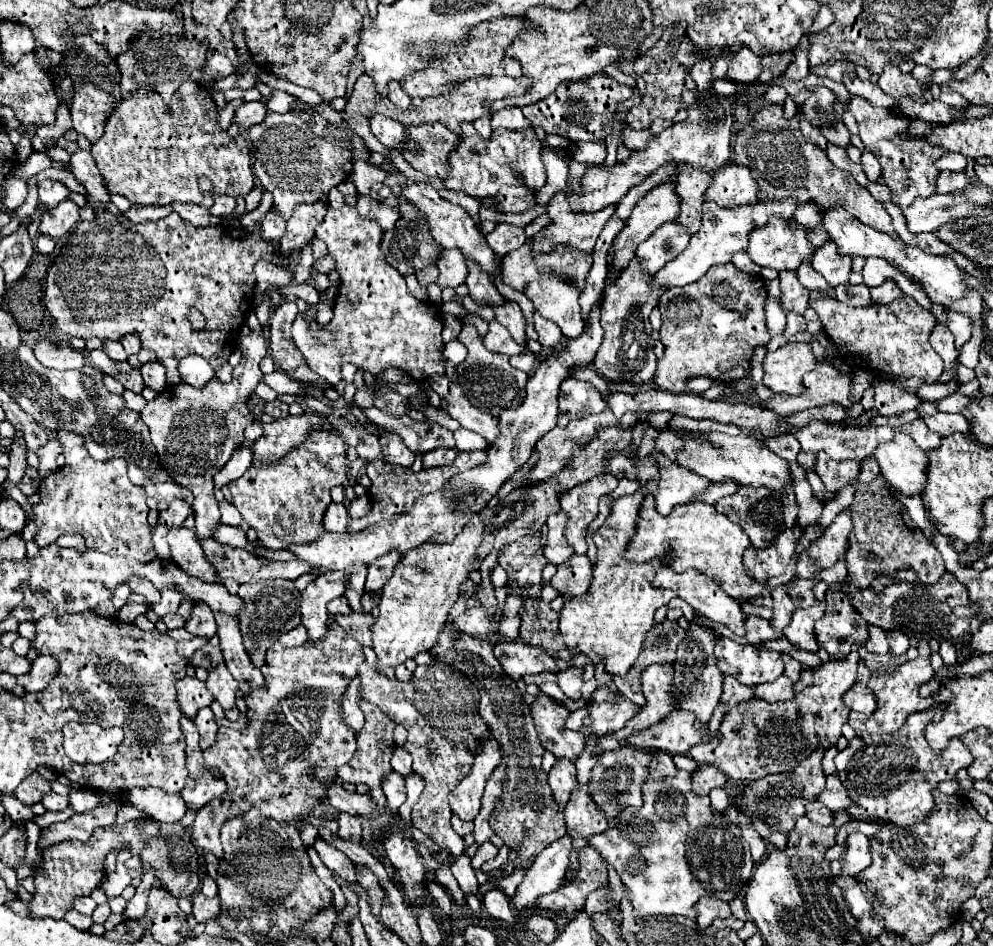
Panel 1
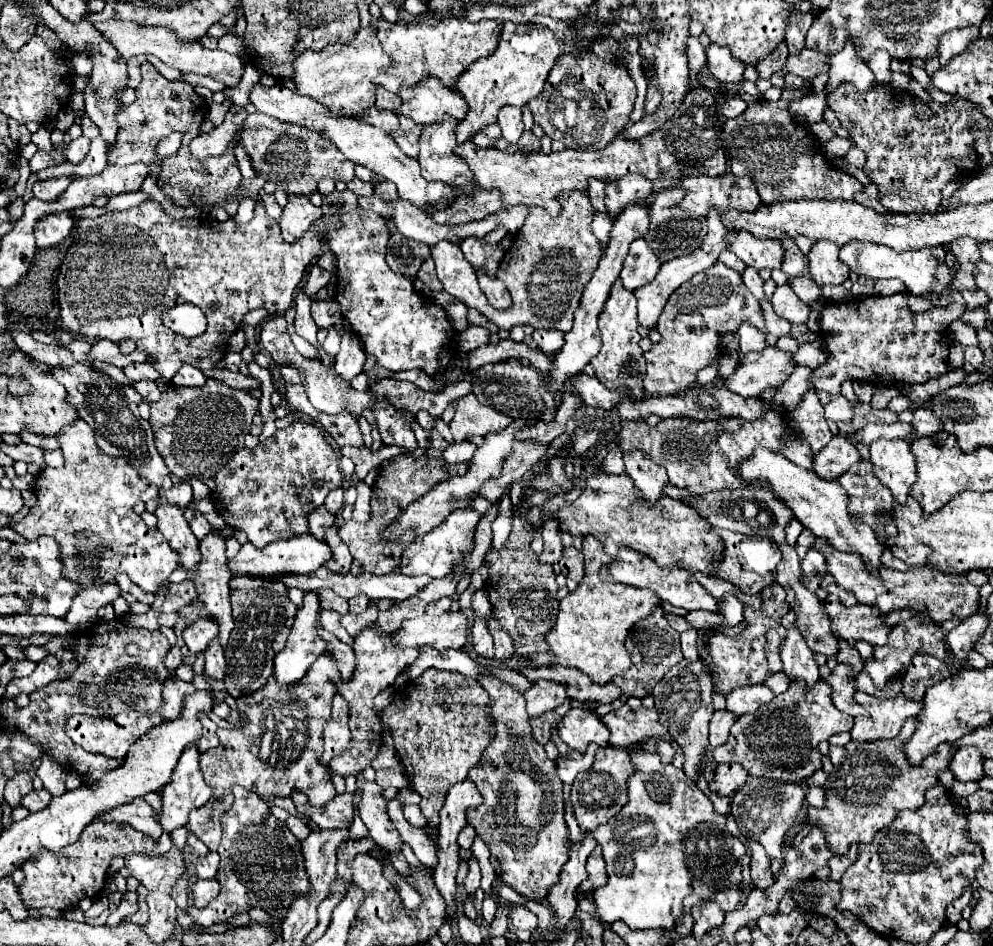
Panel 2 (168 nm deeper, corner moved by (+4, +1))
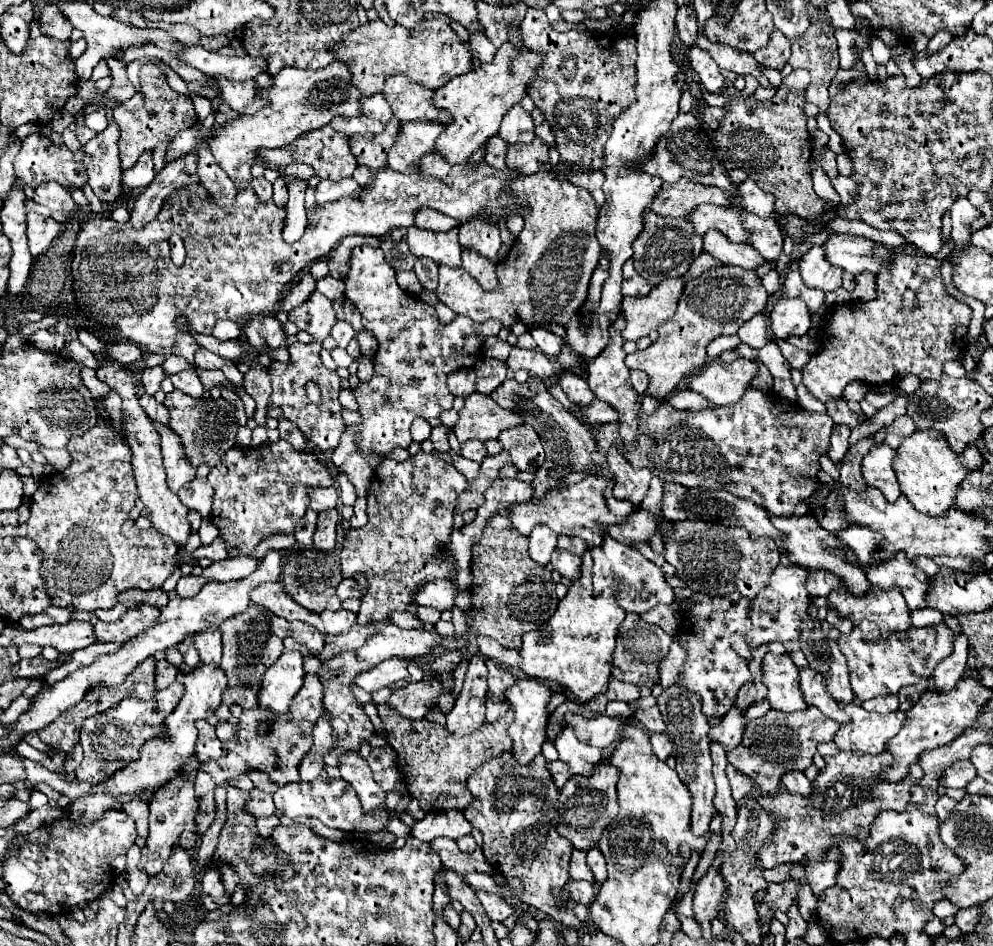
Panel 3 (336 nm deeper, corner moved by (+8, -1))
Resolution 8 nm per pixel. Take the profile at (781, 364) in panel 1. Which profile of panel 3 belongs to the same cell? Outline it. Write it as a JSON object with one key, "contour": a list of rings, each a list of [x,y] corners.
{"contour":[[[737,358],[731,364],[711,360],[699,374],[691,376],[687,388],[701,392],[715,406],[735,404],[743,392],[751,386],[751,380],[759,374],[757,360]]]}

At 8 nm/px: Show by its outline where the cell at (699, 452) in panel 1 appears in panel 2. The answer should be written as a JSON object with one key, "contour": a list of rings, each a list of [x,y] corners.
{"contour":[[[765,448],[757,450],[757,454],[753,454],[753,458],[747,458],[745,462],[741,462],[741,476],[745,476],[745,480],[765,478],[771,484],[773,494],[777,494],[777,498],[781,498],[793,510],[797,520],[807,530],[811,530],[815,536],[821,536],[821,538],[827,538],[829,542],[833,542],[833,546],[837,546],[837,550],[849,550],[849,552],[861,554],[869,572],[879,574],[879,568],[883,566],[881,554],[885,550],[885,544],[877,540],[875,530],[871,526],[855,522],[851,518],[851,510],[847,508],[849,496],[837,480],[823,480],[815,472],[799,468],[797,464],[789,462],[785,456],[765,450]]]}

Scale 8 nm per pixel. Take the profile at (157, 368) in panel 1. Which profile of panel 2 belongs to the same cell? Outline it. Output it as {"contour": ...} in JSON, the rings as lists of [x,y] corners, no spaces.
{"contour":[[[141,380],[141,382],[137,382],[137,384],[133,384],[133,388],[143,396],[143,398],[147,398],[149,402],[157,402],[159,400],[159,388],[157,388],[157,384],[155,382],[151,382],[151,380]]]}

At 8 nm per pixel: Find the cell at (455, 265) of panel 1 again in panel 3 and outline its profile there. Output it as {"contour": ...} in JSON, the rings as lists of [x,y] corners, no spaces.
{"contour":[[[539,170],[531,176],[519,176],[517,180],[513,180],[511,188],[517,194],[521,188],[521,200],[527,202],[531,212],[525,214],[523,218],[525,226],[521,234],[515,238],[509,254],[497,264],[499,290],[493,292],[493,300],[490,299],[492,291],[484,290],[463,267],[455,269],[445,265],[439,266],[437,297],[456,314],[469,316],[475,322],[485,322],[489,318],[495,318],[495,320],[501,320],[505,328],[511,328],[517,322],[525,326],[535,326],[535,324],[537,326],[553,326],[553,324],[565,326],[581,308],[587,296],[589,278],[601,256],[601,244],[595,238],[595,224],[597,224],[595,202],[591,194],[585,192],[583,188],[577,188],[571,182],[557,180],[545,170]]]}

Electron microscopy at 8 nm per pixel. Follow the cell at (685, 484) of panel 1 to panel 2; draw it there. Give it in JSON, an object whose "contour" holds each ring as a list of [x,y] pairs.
{"contour":[[[631,450],[623,454],[625,460],[625,472],[633,480],[635,490],[649,502],[657,502],[657,498],[663,494],[663,486],[667,484],[667,474],[663,466],[657,466],[641,450]]]}

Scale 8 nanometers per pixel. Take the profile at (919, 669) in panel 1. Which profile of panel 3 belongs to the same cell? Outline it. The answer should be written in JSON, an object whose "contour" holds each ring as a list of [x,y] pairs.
{"contour":[[[847,704],[843,709],[852,715],[850,722],[842,724],[833,738],[833,742],[841,750],[879,754],[887,748],[887,742],[905,724],[905,712],[903,710],[881,714],[867,712],[865,708],[855,704]]]}

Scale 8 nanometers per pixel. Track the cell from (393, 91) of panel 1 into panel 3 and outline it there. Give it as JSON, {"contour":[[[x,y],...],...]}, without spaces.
{"contour":[[[381,94],[361,96],[361,108],[363,108],[363,114],[365,116],[377,118],[381,124],[387,124],[393,118],[393,112],[389,108],[389,102]]]}

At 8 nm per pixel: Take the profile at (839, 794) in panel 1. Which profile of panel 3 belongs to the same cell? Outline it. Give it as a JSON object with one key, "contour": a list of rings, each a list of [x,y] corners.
{"contour":[[[799,770],[795,772],[787,772],[783,778],[781,778],[783,786],[787,788],[787,792],[793,792],[793,794],[799,794],[799,796],[809,796],[811,788],[813,788],[813,782]]]}

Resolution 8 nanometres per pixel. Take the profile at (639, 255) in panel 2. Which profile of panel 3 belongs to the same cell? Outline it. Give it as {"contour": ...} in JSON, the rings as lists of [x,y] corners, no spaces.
{"contour":[[[631,258],[623,266],[623,278],[625,278],[623,280],[623,296],[645,296],[645,294],[649,294],[651,286],[639,272],[635,272]]]}

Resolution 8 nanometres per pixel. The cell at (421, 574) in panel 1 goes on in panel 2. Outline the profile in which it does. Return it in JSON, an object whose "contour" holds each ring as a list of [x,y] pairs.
{"contour":[[[365,628],[359,636],[355,636],[353,646],[351,646],[357,654],[357,664],[353,670],[353,676],[347,678],[339,678],[337,680],[337,694],[341,694],[347,702],[349,702],[349,730],[351,730],[351,742],[345,748],[343,754],[335,756],[329,762],[329,768],[341,776],[349,776],[349,774],[359,774],[361,770],[365,770],[367,766],[371,766],[371,760],[375,758],[379,746],[383,744],[383,732],[381,732],[381,720],[377,718],[377,714],[373,712],[373,698],[389,688],[395,678],[399,676],[401,668],[405,668],[407,664],[411,664],[417,658],[417,648],[395,648],[389,642],[389,634],[377,634],[373,628]]]}

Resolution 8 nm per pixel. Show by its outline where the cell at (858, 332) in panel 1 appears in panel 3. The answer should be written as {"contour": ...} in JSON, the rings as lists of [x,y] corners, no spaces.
{"contour":[[[899,256],[891,270],[881,270],[877,278],[877,298],[869,302],[855,302],[837,306],[825,324],[821,350],[803,366],[803,386],[823,404],[841,398],[843,388],[851,380],[865,384],[885,384],[909,374],[925,380],[943,378],[943,362],[957,360],[963,354],[963,338],[971,320],[971,308],[947,294],[941,280],[941,260],[931,256]]]}

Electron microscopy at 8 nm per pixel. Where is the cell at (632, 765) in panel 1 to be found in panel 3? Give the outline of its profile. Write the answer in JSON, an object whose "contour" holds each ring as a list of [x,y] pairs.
{"contour":[[[609,762],[597,764],[593,768],[593,776],[571,776],[569,782],[561,788],[559,794],[559,822],[557,822],[557,832],[565,836],[575,848],[579,850],[589,850],[597,846],[597,840],[603,832],[603,828],[617,816],[617,790],[615,784],[619,780],[621,770]]]}

